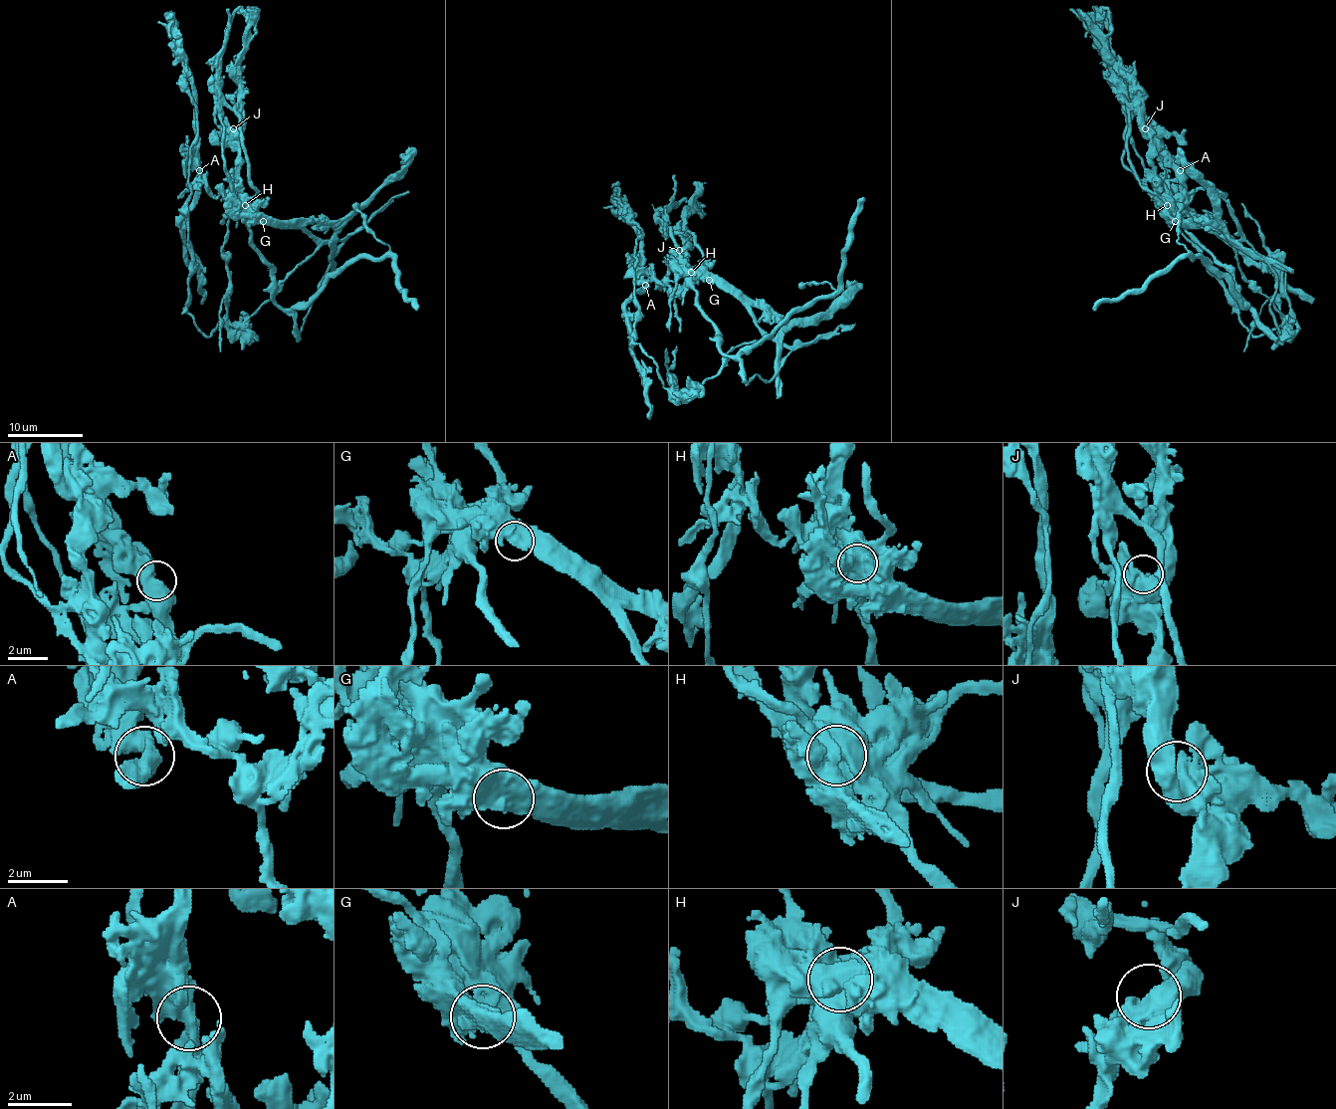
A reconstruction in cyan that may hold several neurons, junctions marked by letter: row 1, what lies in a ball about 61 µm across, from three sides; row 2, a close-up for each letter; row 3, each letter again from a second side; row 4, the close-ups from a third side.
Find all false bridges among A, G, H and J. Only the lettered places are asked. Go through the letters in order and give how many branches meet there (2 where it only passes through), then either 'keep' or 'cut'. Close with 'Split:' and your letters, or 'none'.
A: 2 | keep
G: 2 | cut
H: 4 | cut
J: 1 | keep
Split: G, H

